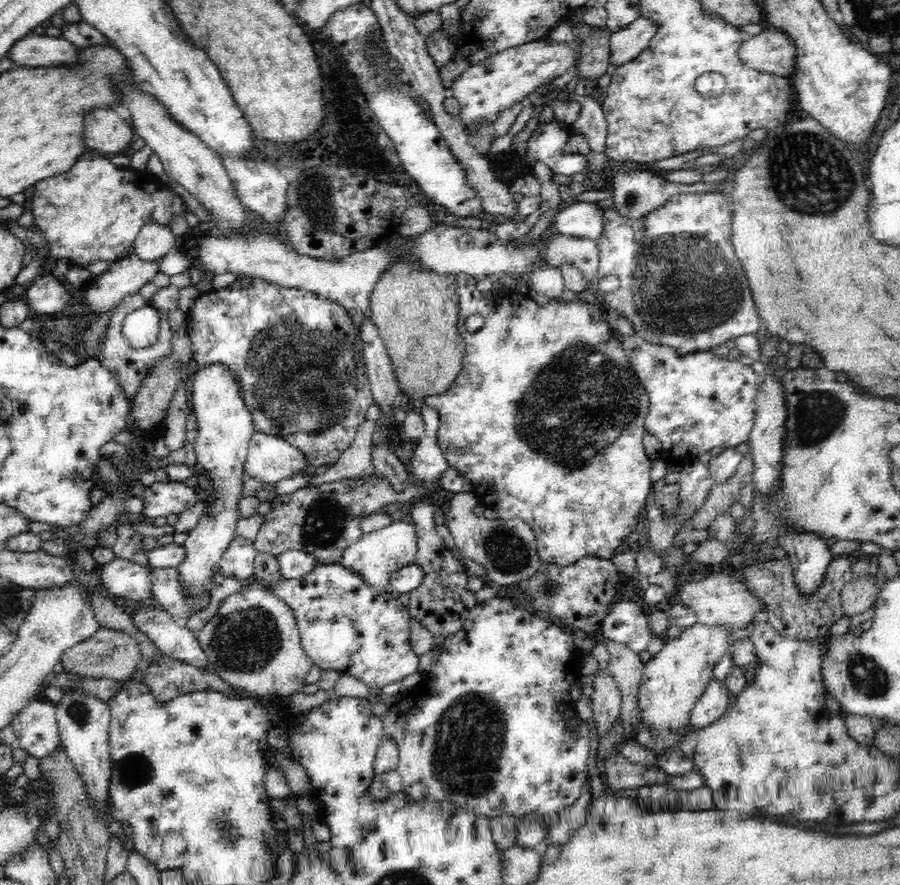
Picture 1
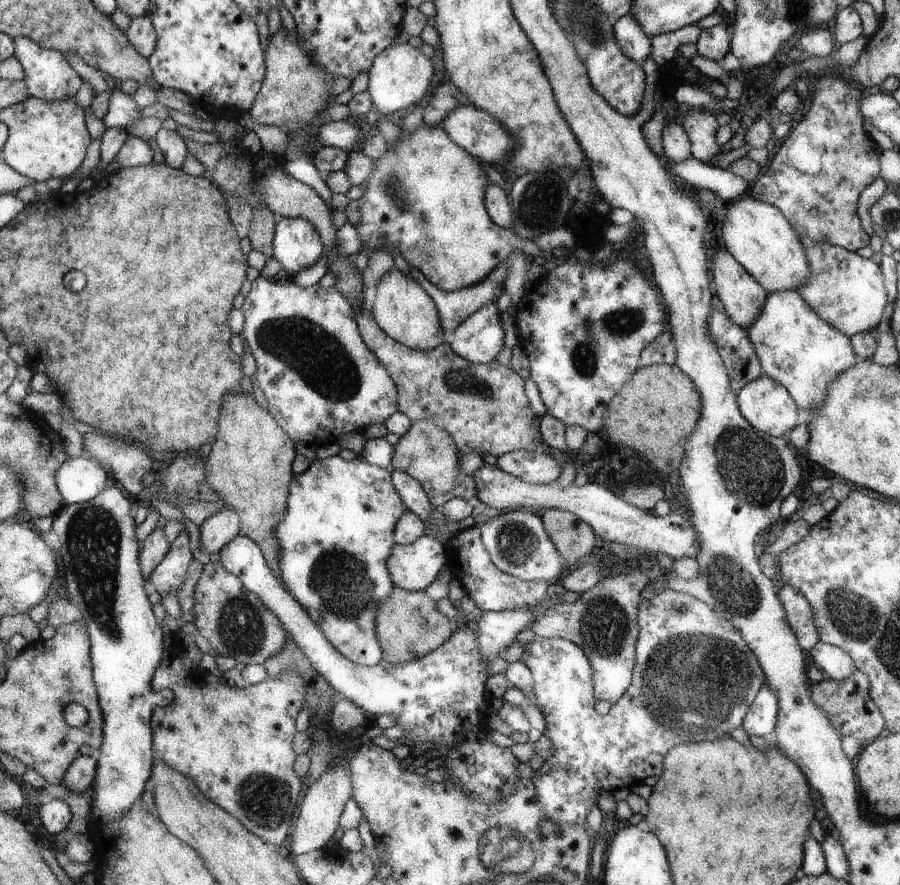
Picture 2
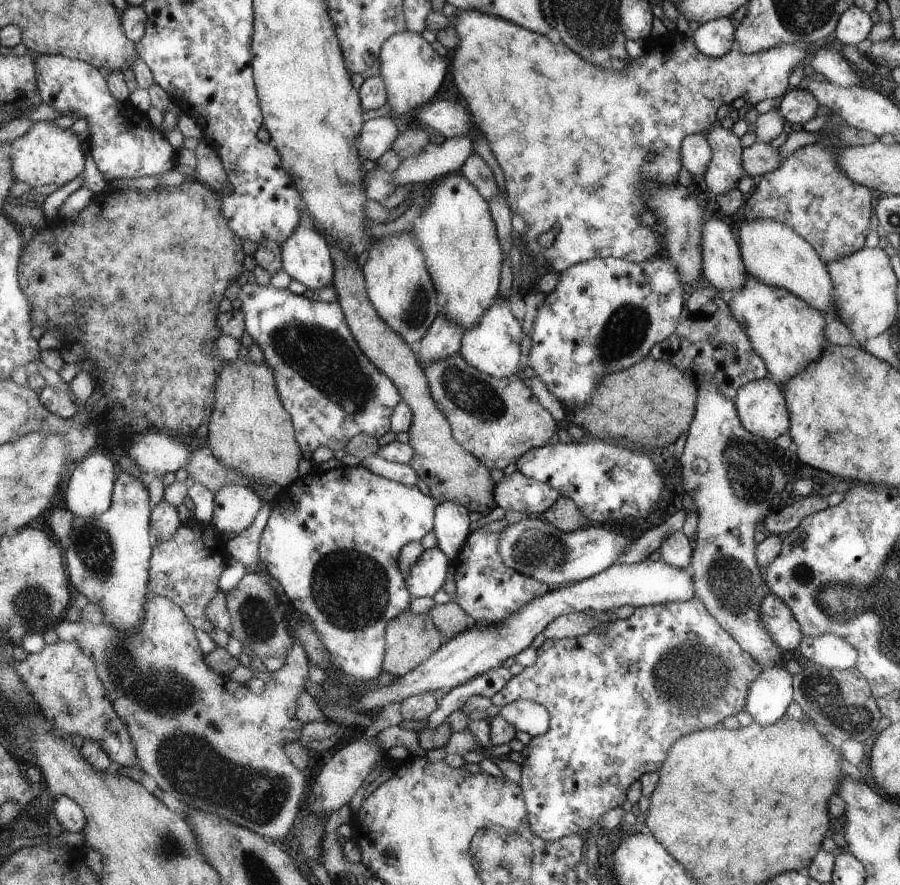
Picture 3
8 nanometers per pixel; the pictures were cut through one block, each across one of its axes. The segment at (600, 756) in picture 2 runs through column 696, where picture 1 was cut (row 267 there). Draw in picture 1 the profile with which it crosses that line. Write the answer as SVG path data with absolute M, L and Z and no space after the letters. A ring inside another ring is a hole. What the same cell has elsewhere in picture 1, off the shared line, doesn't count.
M678 192L672 195L664 204L659 205L658 208L651 209L650 212L642 217L626 217L624 214L618 212L616 208L606 206L603 208L603 219L605 224L604 232L596 241L599 250L599 266L598 272L595 273L592 287L596 292L596 296L604 302L608 309L612 308L617 310L620 316L633 324L633 329L636 331L635 335L640 337L640 339L642 338L642 341L670 347L680 354L687 355L692 352L714 350L725 343L733 344L736 339L742 336L762 333L763 324L761 317L758 315L747 276L739 263L738 257L735 255L731 241L733 209L730 196L718 192L705 192L700 194ZM610 274L615 274L618 280L620 280L619 288L613 292L602 291L598 288L596 282L603 276L610 276Z

